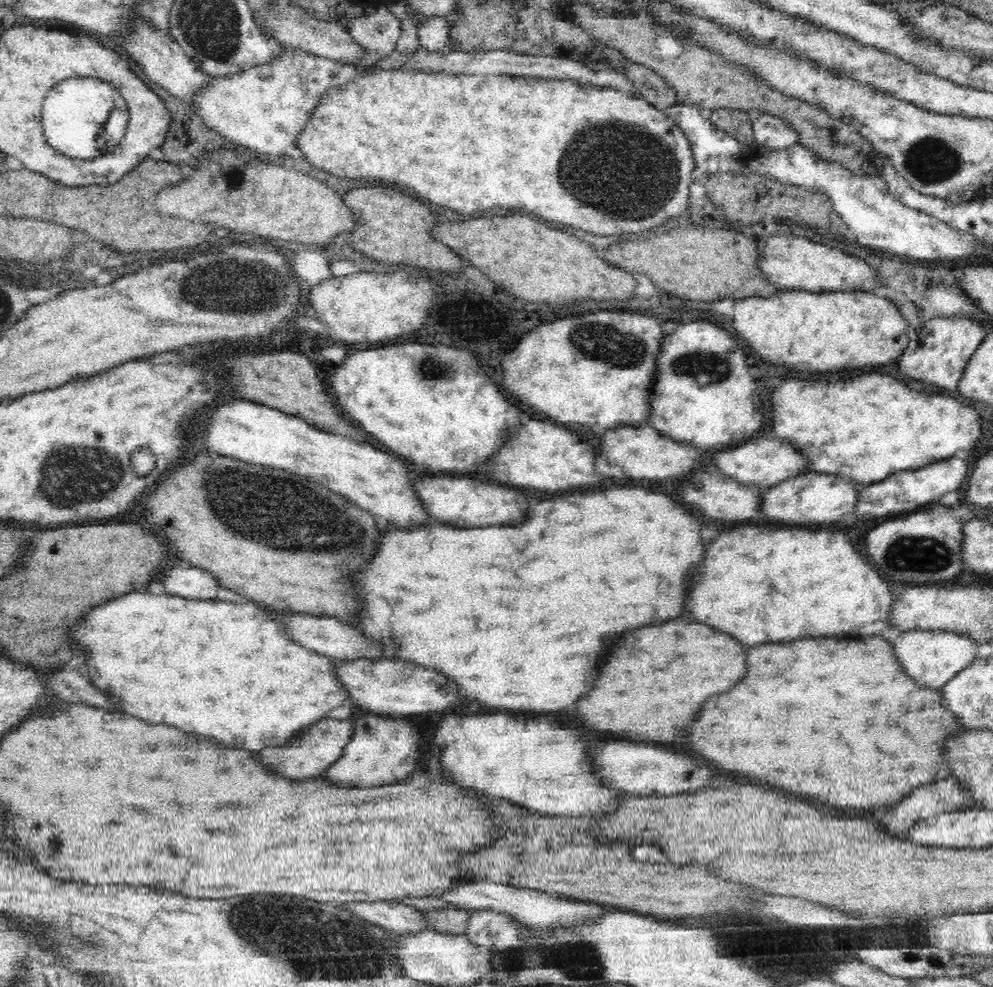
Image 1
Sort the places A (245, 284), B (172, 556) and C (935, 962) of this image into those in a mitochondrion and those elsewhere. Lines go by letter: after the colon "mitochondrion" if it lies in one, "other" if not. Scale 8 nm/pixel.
A: mitochondrion
B: other
C: other

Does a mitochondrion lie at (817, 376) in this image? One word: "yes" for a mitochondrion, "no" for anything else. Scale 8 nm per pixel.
no

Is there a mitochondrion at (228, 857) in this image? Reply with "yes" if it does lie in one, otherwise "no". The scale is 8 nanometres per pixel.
no

